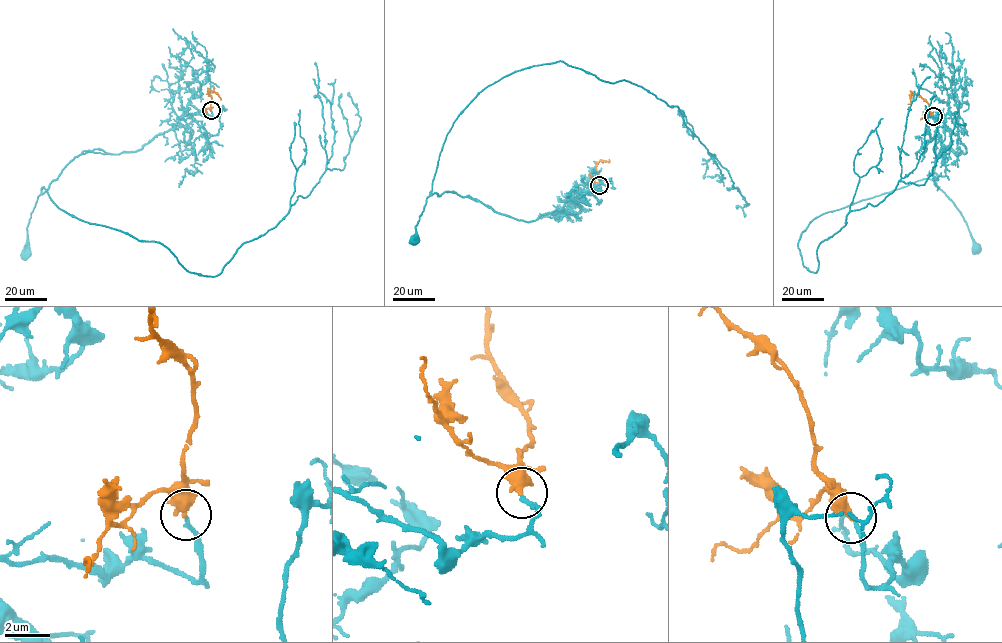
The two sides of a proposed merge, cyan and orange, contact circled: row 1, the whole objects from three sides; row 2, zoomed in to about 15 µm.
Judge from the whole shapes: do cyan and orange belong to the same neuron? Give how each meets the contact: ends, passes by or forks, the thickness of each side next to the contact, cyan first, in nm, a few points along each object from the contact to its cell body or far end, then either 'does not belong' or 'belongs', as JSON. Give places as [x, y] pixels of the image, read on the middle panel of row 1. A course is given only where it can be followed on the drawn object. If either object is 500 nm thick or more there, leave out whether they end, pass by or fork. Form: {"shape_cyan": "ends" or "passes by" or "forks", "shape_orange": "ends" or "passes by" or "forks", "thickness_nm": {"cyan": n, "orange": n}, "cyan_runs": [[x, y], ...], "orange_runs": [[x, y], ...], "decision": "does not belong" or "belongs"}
{"shape_cyan": "ends", "shape_orange": "ends", "thickness_nm": {"cyan": 160, "orange": 440}, "cyan_runs": [[599, 185], [592, 190], [579, 185], [561, 211], [529, 221], [455, 192], [433, 193], [414, 239]], "orange_runs": [[599, 185], [596, 166], [600, 160], [609, 162], [608, 159]], "decision": "belongs"}

